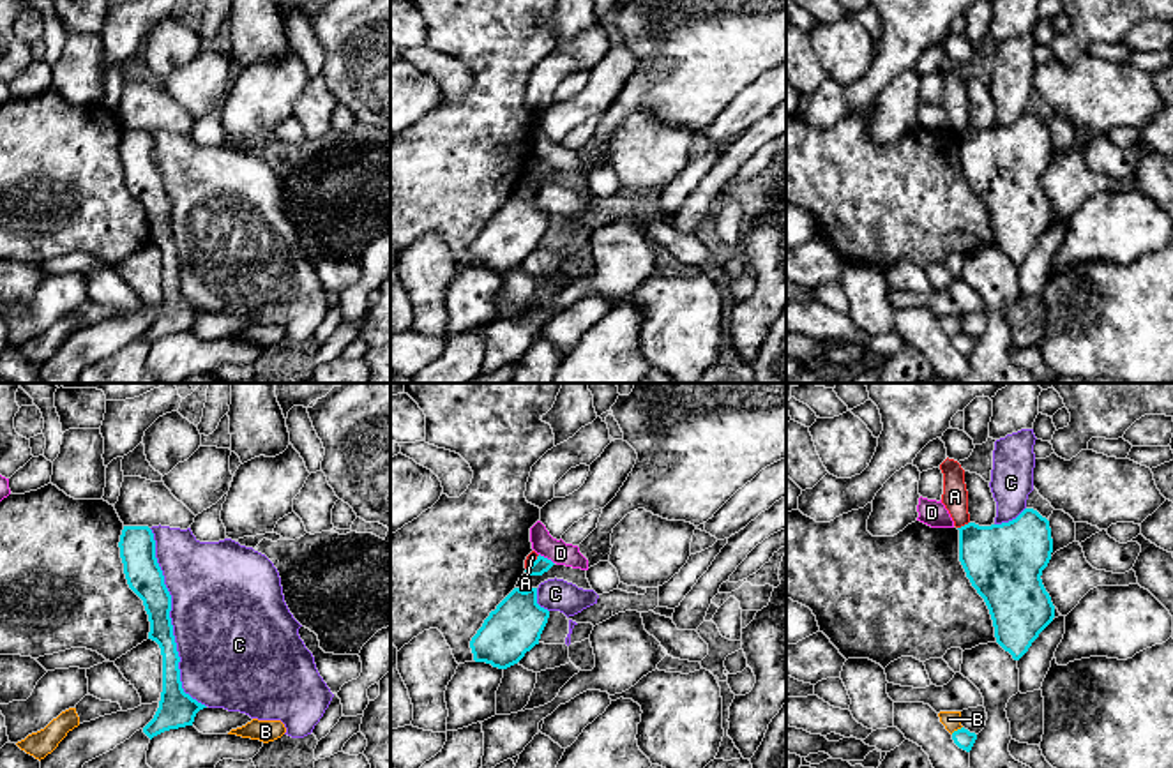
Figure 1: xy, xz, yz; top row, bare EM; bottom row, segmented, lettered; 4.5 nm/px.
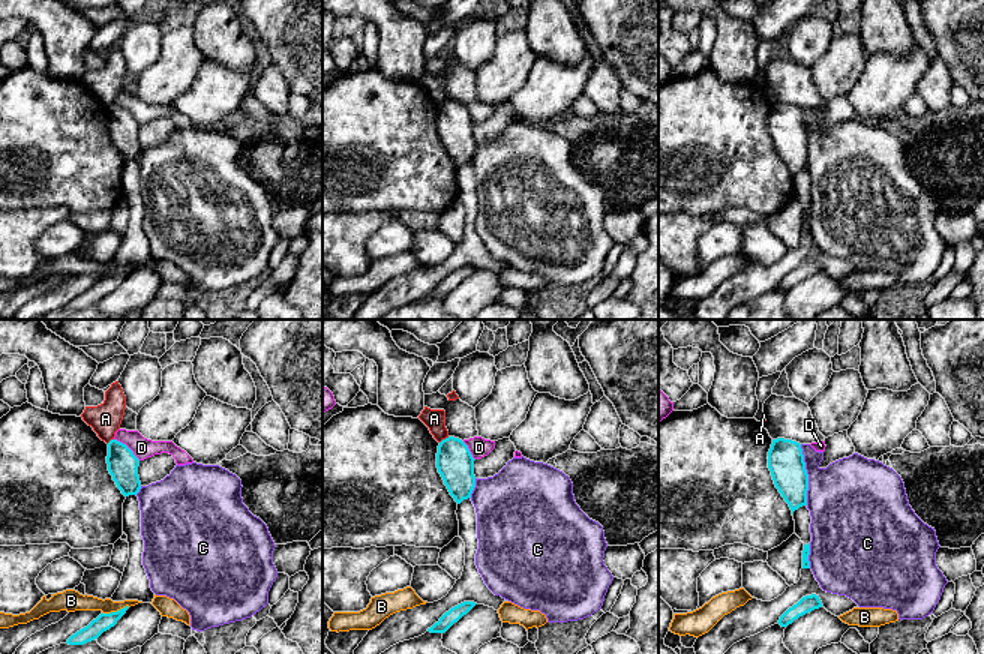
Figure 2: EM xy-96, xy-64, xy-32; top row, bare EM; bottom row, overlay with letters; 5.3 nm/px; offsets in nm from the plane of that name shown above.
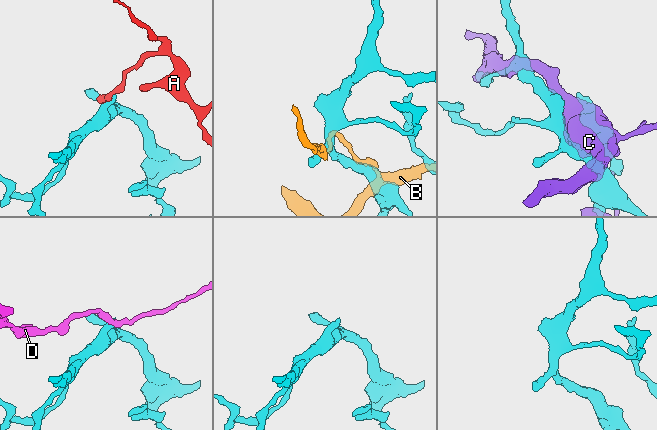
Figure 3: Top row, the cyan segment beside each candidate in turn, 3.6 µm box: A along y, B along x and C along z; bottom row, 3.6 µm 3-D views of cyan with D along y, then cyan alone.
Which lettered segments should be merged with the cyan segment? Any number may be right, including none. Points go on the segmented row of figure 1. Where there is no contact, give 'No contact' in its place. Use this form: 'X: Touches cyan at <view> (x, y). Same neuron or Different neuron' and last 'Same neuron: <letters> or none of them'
A: Touches cyan at yz (965, 525). Different neuron
B: Touches cyan at yz (958, 730). Different neuron
C: Touches cyan at xy (170, 620). Different neuron
D: Touches cyan at xz (546, 558). Different neuron
Same neuron: none of them

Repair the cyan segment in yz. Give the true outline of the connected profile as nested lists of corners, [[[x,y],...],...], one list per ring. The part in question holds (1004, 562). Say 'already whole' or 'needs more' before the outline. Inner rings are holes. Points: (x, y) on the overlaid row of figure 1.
already whole; [[[1025,508],[1009,523],[957,530],[959,561],[989,609],[996,643],[1019,660],[1055,618],[1041,579],[1053,553],[1049,521]]]

